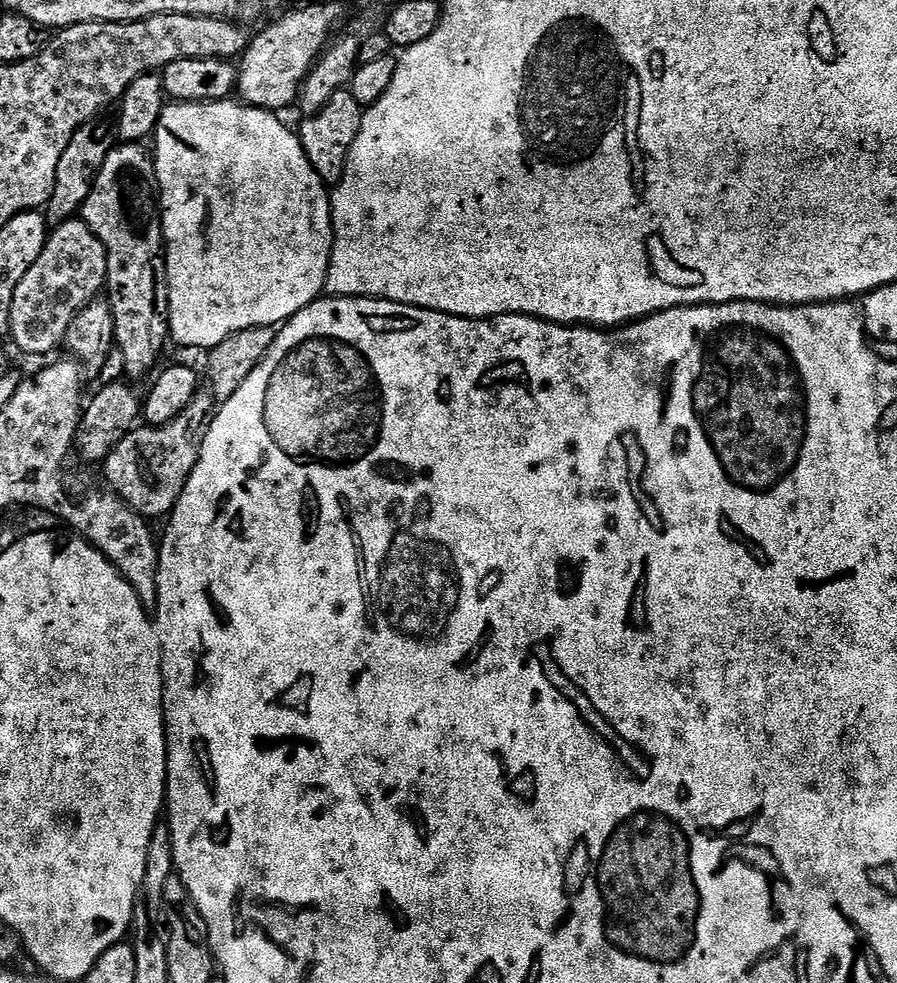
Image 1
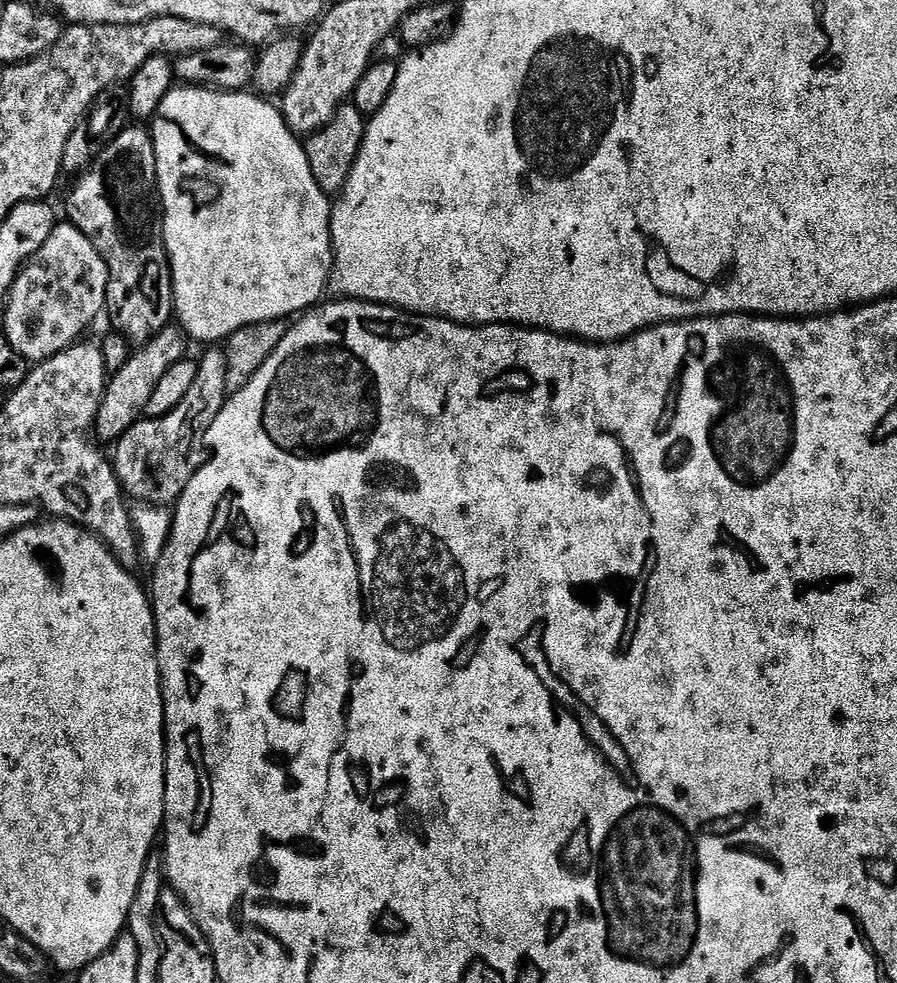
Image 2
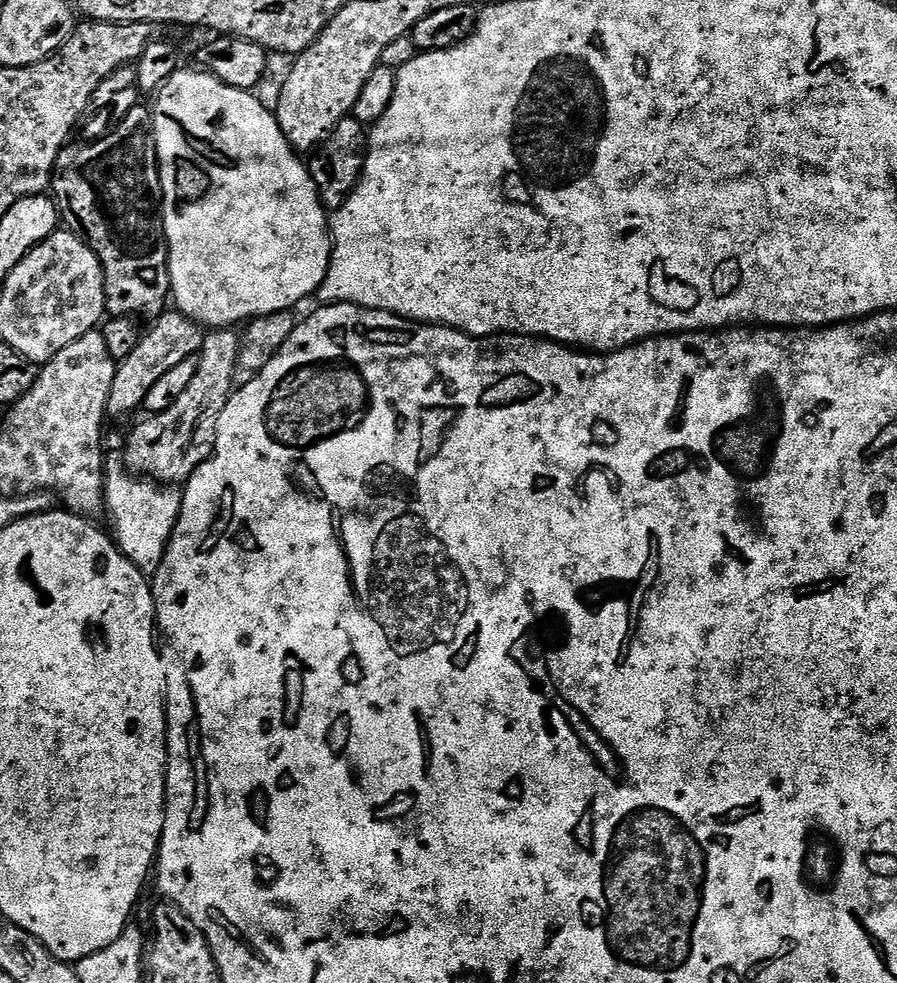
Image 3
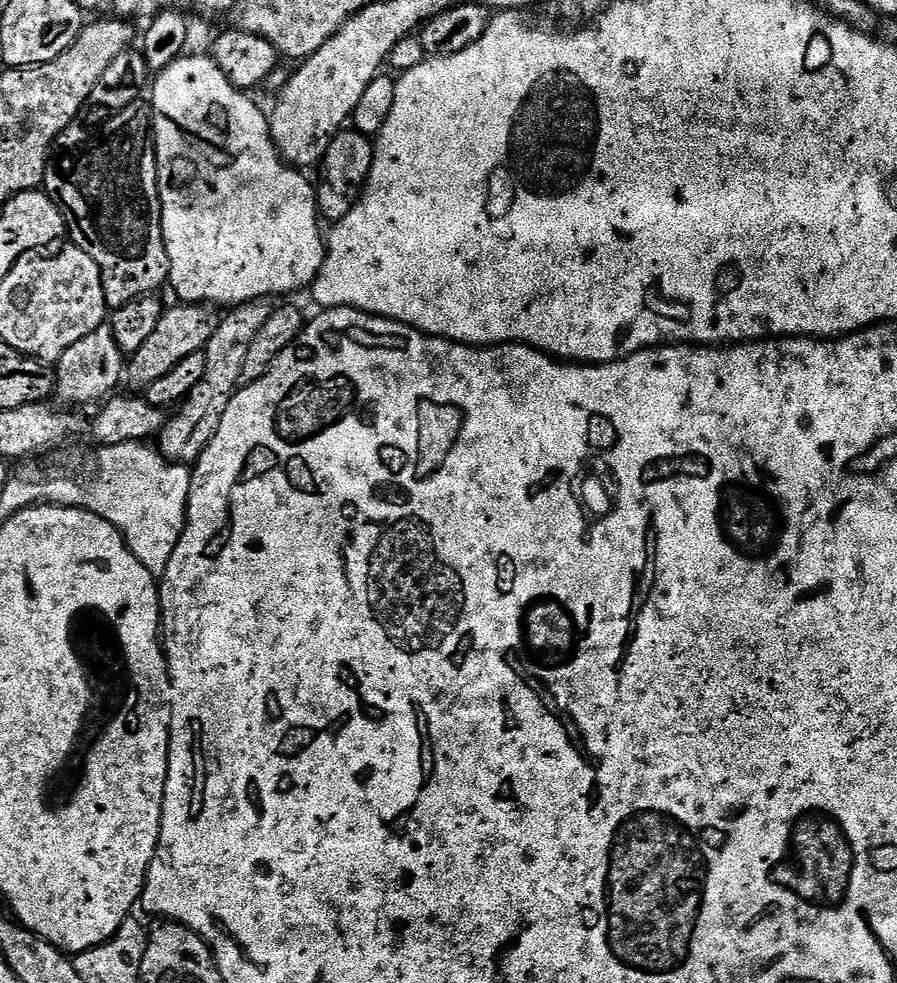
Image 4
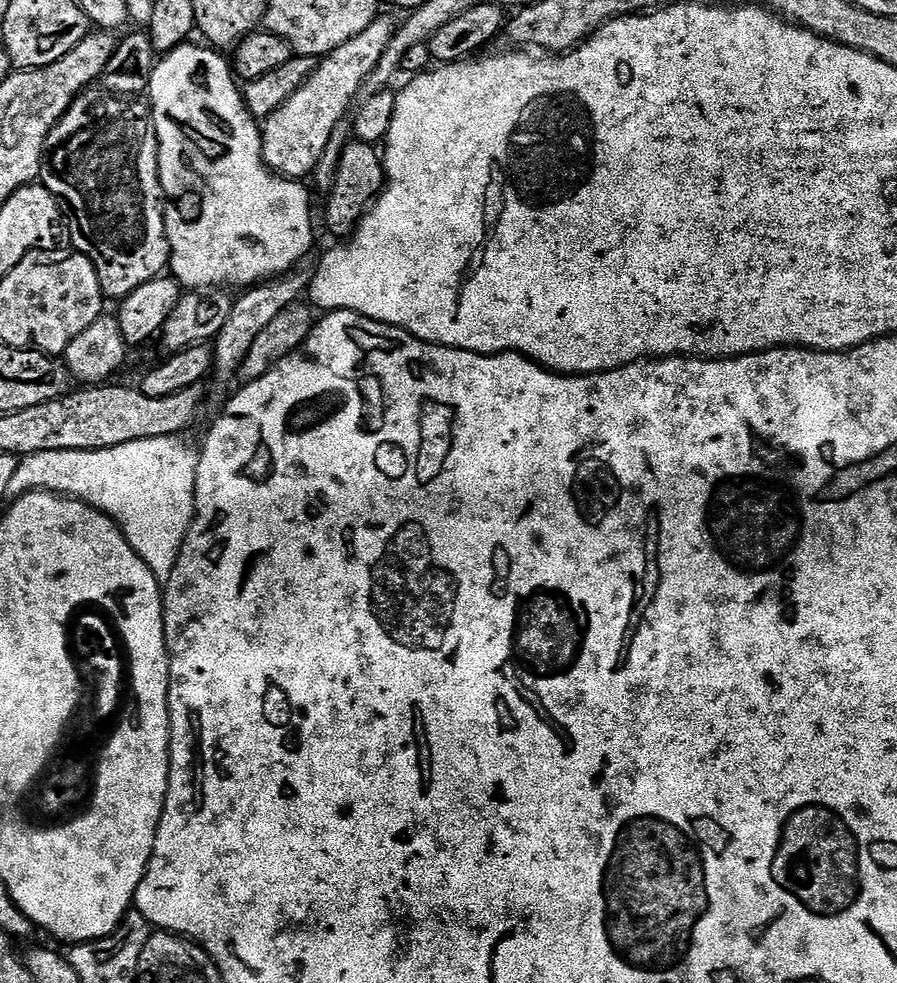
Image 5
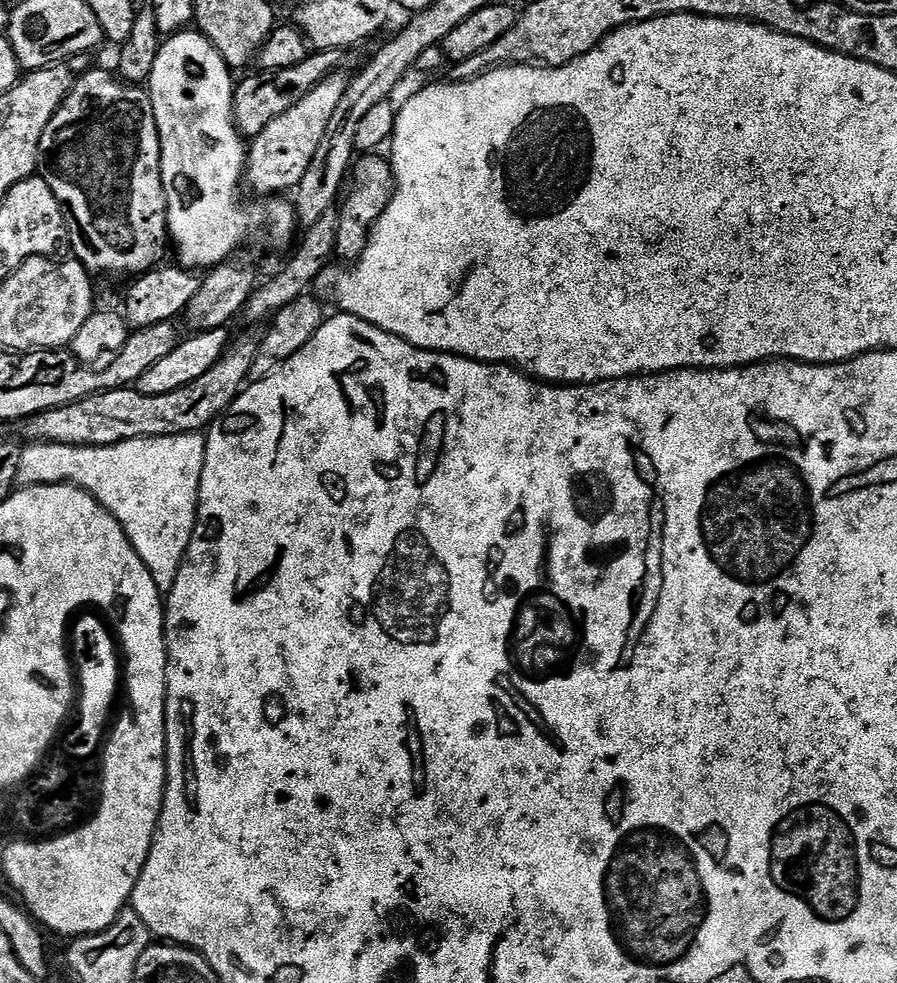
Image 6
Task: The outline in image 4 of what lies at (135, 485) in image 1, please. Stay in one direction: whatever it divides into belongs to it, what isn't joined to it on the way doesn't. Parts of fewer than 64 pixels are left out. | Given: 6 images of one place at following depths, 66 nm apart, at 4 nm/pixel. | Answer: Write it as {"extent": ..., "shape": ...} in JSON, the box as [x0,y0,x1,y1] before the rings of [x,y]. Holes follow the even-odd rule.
{"extent":[158,299,272,466],"shape":[[[267,299],[252,300],[250,303],[235,305],[221,317],[218,328],[214,330],[213,337],[203,351],[206,358],[205,373],[198,380],[198,385],[184,397],[176,410],[180,412],[173,411],[165,419],[164,428],[158,433],[158,451],[161,456],[165,456],[174,464],[185,466],[195,465],[199,460],[206,446],[214,438],[222,422],[222,414],[226,414],[226,406],[230,406],[233,394],[241,385],[242,366],[246,364],[250,345],[269,320],[272,309]]]}

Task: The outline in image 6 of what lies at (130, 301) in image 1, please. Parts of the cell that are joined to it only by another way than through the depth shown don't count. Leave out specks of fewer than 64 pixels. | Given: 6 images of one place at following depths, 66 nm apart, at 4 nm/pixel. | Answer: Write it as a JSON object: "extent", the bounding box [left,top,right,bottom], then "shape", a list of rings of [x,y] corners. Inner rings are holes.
{"extent":[38,67,169,278],"shape":[[[93,67],[91,70],[83,73],[77,79],[72,88],[72,93],[65,98],[62,106],[50,118],[50,126],[40,139],[40,159],[38,161],[39,175],[44,177],[44,181],[54,190],[54,198],[58,198],[60,209],[64,211],[64,222],[66,225],[66,240],[70,245],[72,243],[71,255],[79,260],[89,272],[99,274],[105,272],[108,276],[128,276],[135,278],[141,276],[143,272],[150,272],[161,263],[160,255],[164,252],[164,240],[169,239],[168,235],[168,203],[166,194],[162,186],[162,170],[160,169],[160,135],[158,126],[154,118],[154,106],[152,99],[148,97],[147,91],[143,87],[135,84],[125,84],[119,75],[103,72],[102,69]]]}

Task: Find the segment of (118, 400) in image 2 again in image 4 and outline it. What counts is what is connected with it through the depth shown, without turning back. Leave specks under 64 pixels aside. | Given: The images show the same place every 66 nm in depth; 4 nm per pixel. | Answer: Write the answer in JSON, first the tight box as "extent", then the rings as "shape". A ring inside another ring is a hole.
{"extent":[126,302,222,390],"shape":[[[176,302],[173,303],[173,308],[172,305],[165,307],[164,313],[162,314],[162,318],[158,318],[158,326],[156,327],[155,330],[152,331],[150,334],[150,339],[143,344],[142,347],[138,349],[137,352],[135,352],[134,355],[127,361],[126,364],[126,384],[129,384],[130,387],[129,389],[132,390],[146,390],[149,388],[149,386],[156,381],[158,378],[162,378],[166,374],[170,374],[170,370],[174,370],[174,366],[178,366],[178,362],[182,362],[182,358],[190,358],[190,354],[194,354],[195,352],[203,352],[204,348],[207,346],[207,342],[210,341],[210,338],[213,337],[214,335],[214,330],[216,330],[219,326],[219,322],[222,317],[222,312],[217,305],[214,304],[185,304],[183,302]]]}

